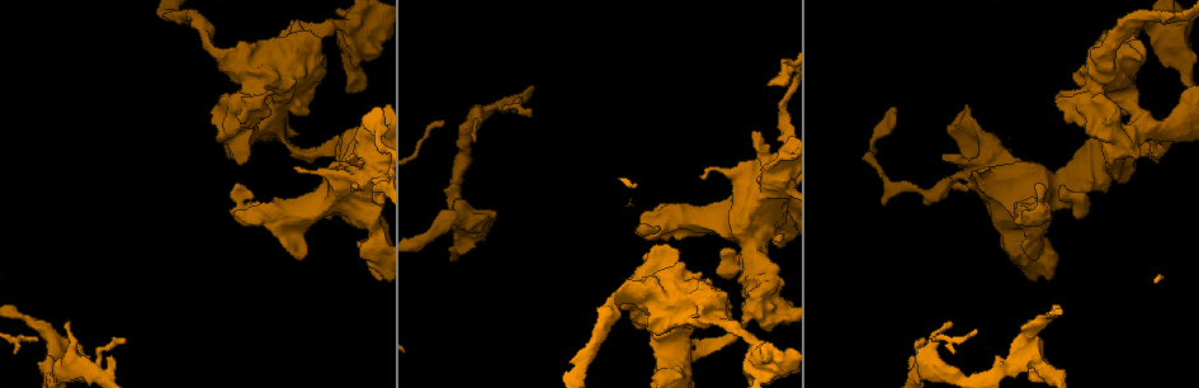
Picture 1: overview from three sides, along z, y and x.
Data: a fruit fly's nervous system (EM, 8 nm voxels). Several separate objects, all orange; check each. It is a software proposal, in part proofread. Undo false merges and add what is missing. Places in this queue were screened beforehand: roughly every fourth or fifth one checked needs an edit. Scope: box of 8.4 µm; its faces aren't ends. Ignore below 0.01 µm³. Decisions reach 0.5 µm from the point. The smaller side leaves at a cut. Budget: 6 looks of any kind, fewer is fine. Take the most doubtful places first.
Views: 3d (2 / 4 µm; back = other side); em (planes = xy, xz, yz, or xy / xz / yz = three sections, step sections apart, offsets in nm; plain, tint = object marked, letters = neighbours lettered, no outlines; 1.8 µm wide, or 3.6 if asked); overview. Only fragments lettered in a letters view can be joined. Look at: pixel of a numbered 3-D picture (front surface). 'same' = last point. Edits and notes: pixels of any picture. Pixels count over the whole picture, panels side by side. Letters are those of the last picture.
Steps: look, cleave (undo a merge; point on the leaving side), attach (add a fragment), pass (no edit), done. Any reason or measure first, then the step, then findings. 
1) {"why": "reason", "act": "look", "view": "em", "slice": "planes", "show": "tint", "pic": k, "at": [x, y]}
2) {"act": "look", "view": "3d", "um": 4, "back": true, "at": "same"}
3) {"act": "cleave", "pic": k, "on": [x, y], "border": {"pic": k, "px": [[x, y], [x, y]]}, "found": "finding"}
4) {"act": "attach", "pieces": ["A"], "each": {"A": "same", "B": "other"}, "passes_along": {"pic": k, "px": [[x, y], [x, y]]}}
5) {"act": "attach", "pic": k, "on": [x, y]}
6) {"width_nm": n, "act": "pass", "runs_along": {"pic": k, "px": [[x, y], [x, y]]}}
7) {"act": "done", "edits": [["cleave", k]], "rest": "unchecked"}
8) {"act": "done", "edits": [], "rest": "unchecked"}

{"why": "branch stops here", "act": "look", "view": "em", "slice": "xy", "step": 16, "show": "tint", "pic": 1, "at": [1030, 373]}

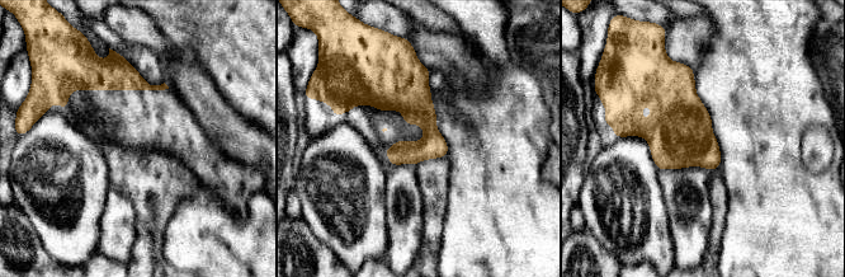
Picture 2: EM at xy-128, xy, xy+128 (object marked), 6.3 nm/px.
{"act": "look", "view": "em", "slice": "xy", "step": 16, "show": "letters", "at": "same"}

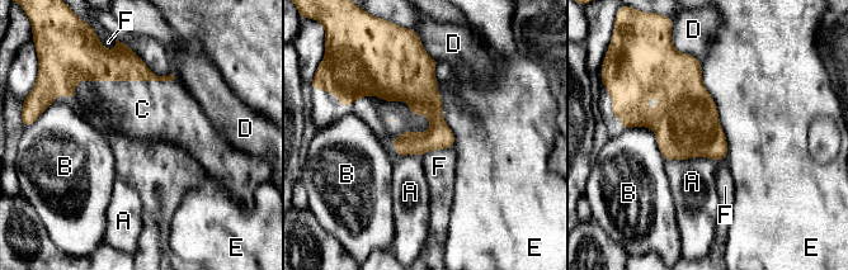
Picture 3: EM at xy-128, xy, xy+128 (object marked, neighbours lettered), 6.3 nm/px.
{"act": "attach", "pieces": ["C"], "each": {"A": "other", "B": "other", "C": "same", "D": "other", "E": "other", "F": "other"}, "passes_along": {"pic": 3, "px": [[122, 64], [135, 80], [142, 109]]}, "found": "it goes on there"}

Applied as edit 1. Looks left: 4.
{"why": "three-way junction", "act": "look", "view": "3d", "um": 4, "pic": 1, "at": [971, 161]}

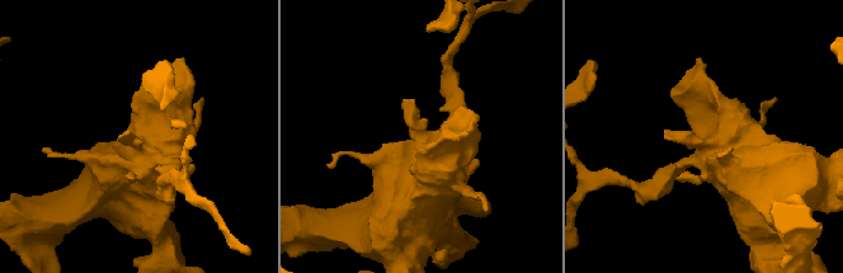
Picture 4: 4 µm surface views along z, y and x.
{"why": "need the tissue", "act": "look", "view": "em", "slice": "planes", "show": "plain", "pic": 4, "at": [425, 142]}

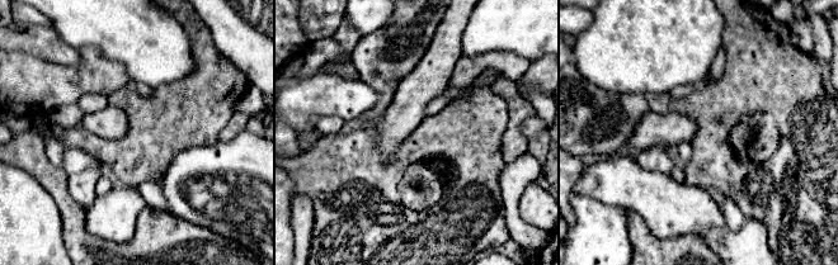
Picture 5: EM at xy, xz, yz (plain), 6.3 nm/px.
{"why": "what lies round it", "act": "look", "view": "em", "slice": "planes", "show": "letters", "at": "same"}

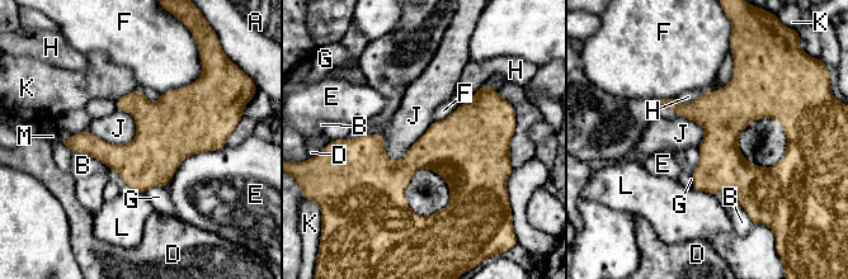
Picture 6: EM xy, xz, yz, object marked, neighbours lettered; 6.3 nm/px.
{"width_nm": 280, "longest_contact_nm": ["E", 460], "act": "pass", "each": {"A": "other", "B": "other", "D": "other", "E": "other", "F": "other", "G": "other", "H": "other", "J": "other", "K": "other", "L": "other", "M": "other"}, "found": "one neuron here"}

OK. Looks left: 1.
{"act": "done", "edits": [["attach", 3]], "rest": "unchecked"}

